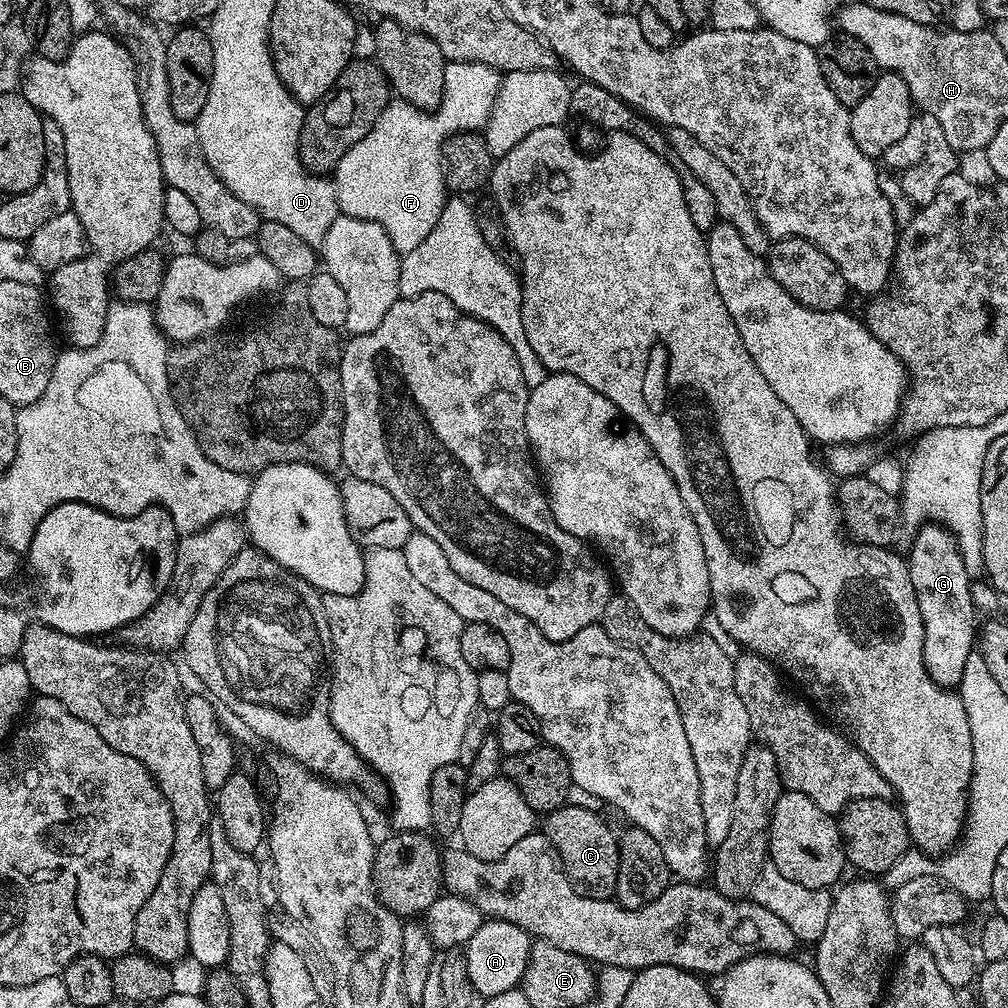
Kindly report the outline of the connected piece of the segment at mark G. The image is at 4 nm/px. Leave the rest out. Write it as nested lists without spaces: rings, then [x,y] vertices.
[[[929,522],[915,529],[912,549],[906,555],[910,582],[914,582],[914,594],[918,598],[918,610],[924,623],[924,665],[938,686],[949,690],[955,689],[962,678],[962,670],[966,670],[966,658],[974,651],[978,640],[978,624],[975,624],[978,609],[972,599],[973,581],[966,574],[964,559],[956,539],[942,524]]]

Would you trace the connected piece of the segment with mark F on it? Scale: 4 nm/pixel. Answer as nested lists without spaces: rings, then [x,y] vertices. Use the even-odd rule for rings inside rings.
[[[449,60],[444,65],[444,97],[433,112],[418,110],[399,98],[389,99],[370,134],[354,142],[338,162],[334,185],[339,211],[345,216],[378,222],[401,254],[419,246],[434,230],[438,214],[444,209],[444,141],[456,132],[483,129],[501,79],[501,73],[482,62]]]

